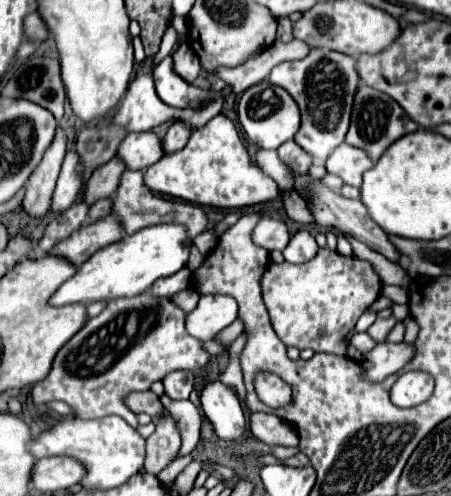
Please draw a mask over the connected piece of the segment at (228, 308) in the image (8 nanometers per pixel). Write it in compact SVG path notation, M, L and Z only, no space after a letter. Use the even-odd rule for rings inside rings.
M200 296L198 306L186 316L186 330L198 340L212 340L238 316L238 304L230 296Z

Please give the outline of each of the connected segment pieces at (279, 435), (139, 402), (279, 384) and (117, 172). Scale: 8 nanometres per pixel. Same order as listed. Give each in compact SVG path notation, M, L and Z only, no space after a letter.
M250 414L250 430L256 438L266 444L284 444L284 446L298 446L296 432L278 416L274 414Z
M150 390L130 394L130 396L126 398L126 404L130 406L130 410L132 410L134 414L146 412L146 414L152 416L152 418L154 418L154 416L162 416L162 412L166 412L164 406L162 406L162 402L160 402L160 398L158 398L154 392L150 392Z
M258 372L258 376L256 376L256 394L270 408L282 408L282 406L290 404L292 389L277 375Z
M112 158L102 168L94 170L86 182L86 188L82 192L82 200L86 200L88 204L94 204L94 200L110 198L116 192L124 170L126 170L126 166L118 158Z

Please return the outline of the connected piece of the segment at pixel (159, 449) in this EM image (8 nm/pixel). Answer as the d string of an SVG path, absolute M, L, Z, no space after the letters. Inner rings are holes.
M162 416L156 424L154 434L146 440L146 460L144 468L150 474L158 474L162 468L166 468L180 450L180 432L172 420L172 416Z

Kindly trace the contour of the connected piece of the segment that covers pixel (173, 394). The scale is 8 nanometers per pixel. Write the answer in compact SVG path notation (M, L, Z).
M178 370L178 372L172 372L170 376L166 376L166 380L162 380L162 384L170 398L186 400L194 388L194 374Z

